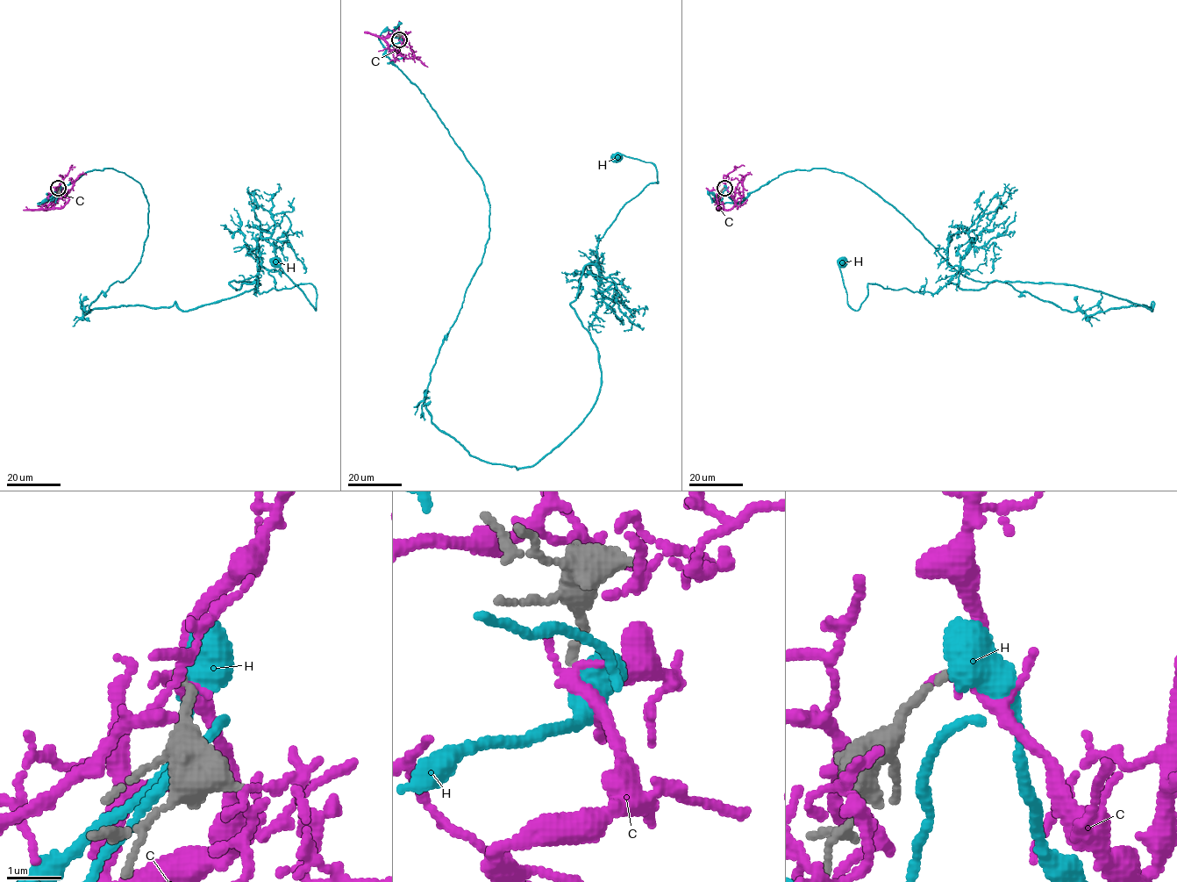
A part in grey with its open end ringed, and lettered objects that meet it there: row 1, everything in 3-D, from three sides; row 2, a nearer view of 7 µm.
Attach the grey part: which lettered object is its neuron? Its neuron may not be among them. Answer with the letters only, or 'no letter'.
no letter

